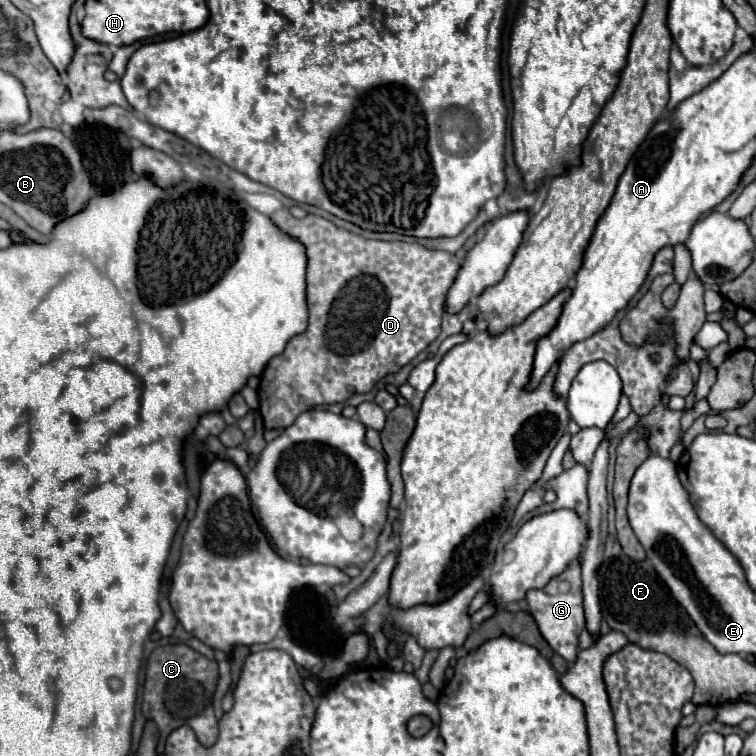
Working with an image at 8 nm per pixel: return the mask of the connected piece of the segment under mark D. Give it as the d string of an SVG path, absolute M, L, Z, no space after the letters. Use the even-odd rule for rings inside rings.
M281 208L277 212L271 214L271 222L285 234L293 236L295 240L299 240L303 246L305 246L305 254L307 254L307 308L309 308L309 326L303 334L297 334L293 336L289 342L287 342L287 348L279 354L279 356L273 356L269 360L269 364L265 366L263 374L261 374L261 384L259 384L259 394L261 394L261 416L263 416L263 424L265 428L287 428L295 422L295 418L313 408L313 406L323 406L323 404L337 404L337 402L345 402L351 394L355 392L369 392L385 374L389 372L397 372L399 368L403 368L405 364L409 364L421 350L425 350L433 340L435 336L439 336L441 332L441 318L443 318L443 312L445 312L445 296L451 288L451 284L455 282L455 276L461 268L461 262L457 260L455 254L449 254L449 252L439 252L439 250L427 250L425 246L421 244L409 244L409 242L383 242L383 240L367 240L363 236L357 236L357 234L351 234L349 230L343 230L343 228L337 228L333 222L321 218L321 216L313 216L313 214L307 214L305 218L293 218L291 212L287 208Z

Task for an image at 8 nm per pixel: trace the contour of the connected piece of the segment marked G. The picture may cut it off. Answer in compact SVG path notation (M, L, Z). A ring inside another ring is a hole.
M573 562L567 566L567 570L553 578L545 588L543 596L537 598L535 594L527 594L529 610L543 634L543 638L549 642L549 646L563 656L567 662L577 660L579 652L579 634L585 628L585 616L583 616L583 594L581 594L581 566Z

